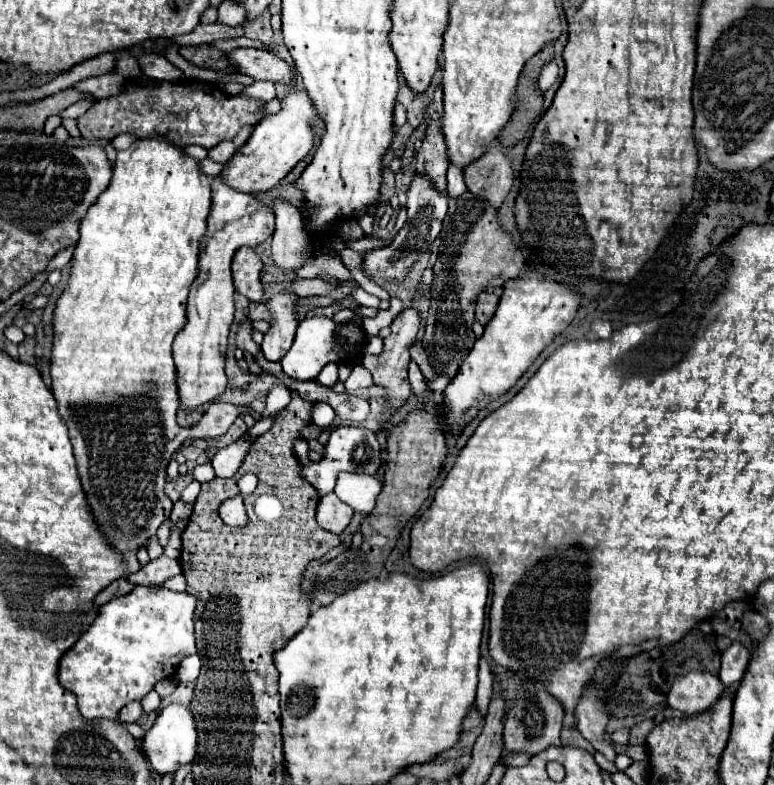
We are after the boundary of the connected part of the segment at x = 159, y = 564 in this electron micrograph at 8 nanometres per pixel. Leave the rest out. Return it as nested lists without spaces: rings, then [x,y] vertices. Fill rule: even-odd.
[[[163,554],[161,558],[151,560],[147,566],[143,566],[139,572],[129,574],[127,580],[131,584],[137,584],[137,586],[159,586],[163,580],[167,580],[171,576],[177,576],[181,572],[183,572],[181,564]]]

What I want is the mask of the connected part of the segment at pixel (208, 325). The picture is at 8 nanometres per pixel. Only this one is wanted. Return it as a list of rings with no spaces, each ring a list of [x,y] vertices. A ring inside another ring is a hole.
[[[217,176],[211,184],[213,202],[207,218],[207,232],[201,238],[199,248],[199,274],[189,290],[187,300],[187,324],[177,334],[173,342],[173,358],[177,368],[177,392],[179,404],[185,410],[195,410],[205,402],[213,402],[225,392],[225,354],[227,336],[233,322],[233,278],[231,278],[231,258],[239,246],[251,246],[265,242],[275,232],[275,216],[265,208],[253,194],[243,194],[229,190],[227,184]]]

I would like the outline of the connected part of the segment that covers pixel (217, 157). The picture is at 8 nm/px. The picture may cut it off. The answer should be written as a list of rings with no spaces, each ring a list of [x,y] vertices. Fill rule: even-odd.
[[[221,142],[219,146],[211,148],[207,156],[209,156],[211,160],[215,160],[215,162],[221,162],[221,164],[225,164],[227,160],[231,160],[231,156],[233,156],[233,150],[235,150],[233,142]]]

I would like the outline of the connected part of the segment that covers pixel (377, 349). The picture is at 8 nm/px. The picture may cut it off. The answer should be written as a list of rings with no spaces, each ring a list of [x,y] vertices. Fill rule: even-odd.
[[[379,336],[367,337],[365,346],[363,348],[364,354],[379,355],[383,351],[383,339]]]

